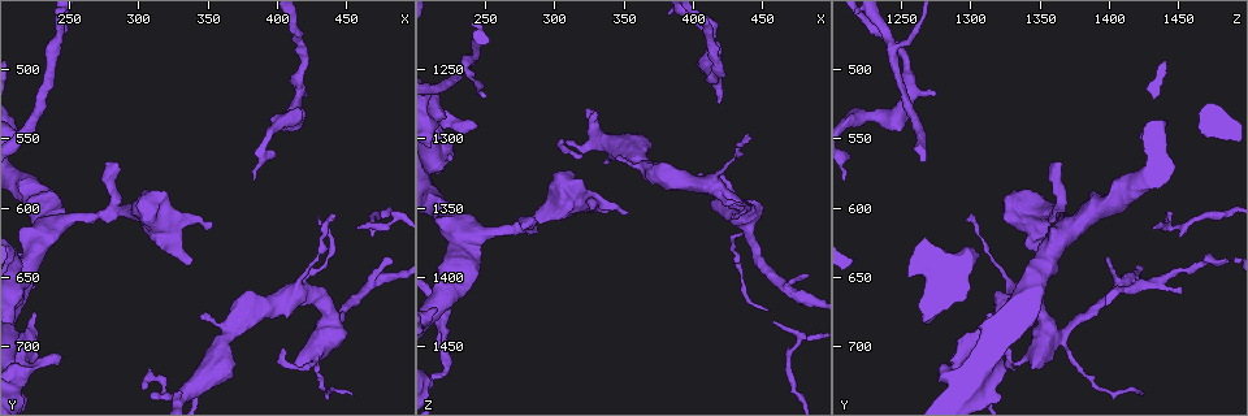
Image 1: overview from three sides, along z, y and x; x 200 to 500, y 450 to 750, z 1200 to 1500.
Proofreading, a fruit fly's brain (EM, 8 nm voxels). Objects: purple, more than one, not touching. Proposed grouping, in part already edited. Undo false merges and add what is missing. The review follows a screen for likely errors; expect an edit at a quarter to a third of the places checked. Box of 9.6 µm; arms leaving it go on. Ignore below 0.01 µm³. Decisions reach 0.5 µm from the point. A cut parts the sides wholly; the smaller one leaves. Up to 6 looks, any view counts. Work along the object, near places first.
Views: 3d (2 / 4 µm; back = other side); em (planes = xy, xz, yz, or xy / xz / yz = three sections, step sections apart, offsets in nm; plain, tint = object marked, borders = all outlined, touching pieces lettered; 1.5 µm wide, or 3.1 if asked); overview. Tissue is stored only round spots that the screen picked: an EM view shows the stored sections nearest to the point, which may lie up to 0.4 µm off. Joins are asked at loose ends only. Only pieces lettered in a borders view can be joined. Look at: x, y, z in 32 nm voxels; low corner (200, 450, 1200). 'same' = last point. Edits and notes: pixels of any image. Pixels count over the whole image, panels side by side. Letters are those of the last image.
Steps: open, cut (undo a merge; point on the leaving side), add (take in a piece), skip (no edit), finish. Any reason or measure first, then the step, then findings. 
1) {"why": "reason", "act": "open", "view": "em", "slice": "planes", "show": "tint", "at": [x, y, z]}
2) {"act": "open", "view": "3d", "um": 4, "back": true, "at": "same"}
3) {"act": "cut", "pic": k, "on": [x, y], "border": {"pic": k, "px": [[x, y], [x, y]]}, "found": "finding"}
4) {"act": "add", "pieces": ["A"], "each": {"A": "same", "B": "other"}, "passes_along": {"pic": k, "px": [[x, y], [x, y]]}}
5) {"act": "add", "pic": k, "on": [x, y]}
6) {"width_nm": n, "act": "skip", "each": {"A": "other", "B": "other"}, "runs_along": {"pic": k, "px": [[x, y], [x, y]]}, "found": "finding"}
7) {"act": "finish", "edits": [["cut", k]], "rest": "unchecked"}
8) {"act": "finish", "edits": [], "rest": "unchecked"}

{"why": "branch stops here", "act": "open", "view": "3d", "um": 4, "back": true, "at": [354, 616, 1354]}

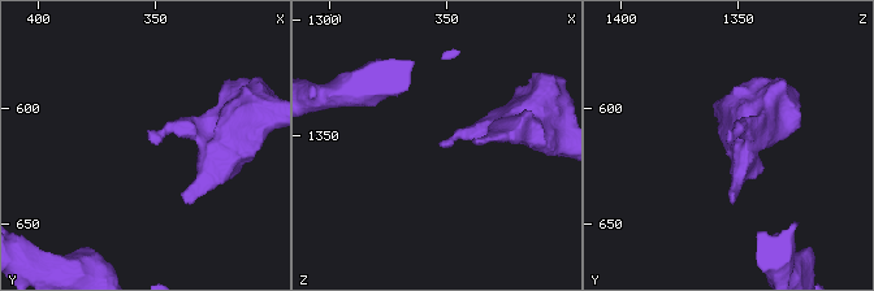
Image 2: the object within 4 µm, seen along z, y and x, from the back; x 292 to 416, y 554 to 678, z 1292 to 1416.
{"why": "need the tissue", "act": "open", "view": "em", "slice": "xz", "step": 8, "show": "tint", "at": [353, 614, 1355]}

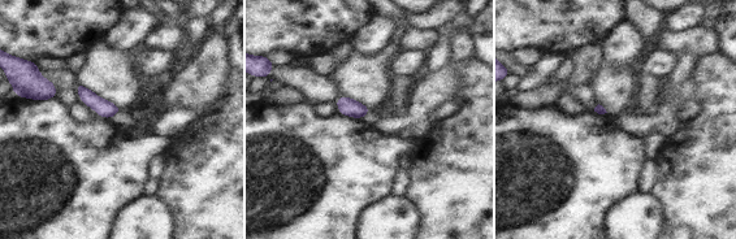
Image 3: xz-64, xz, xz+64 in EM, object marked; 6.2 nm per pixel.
{"why": "cut it another way", "act": "open", "view": "em", "slice": "planes", "show": "borders", "at": "same"}

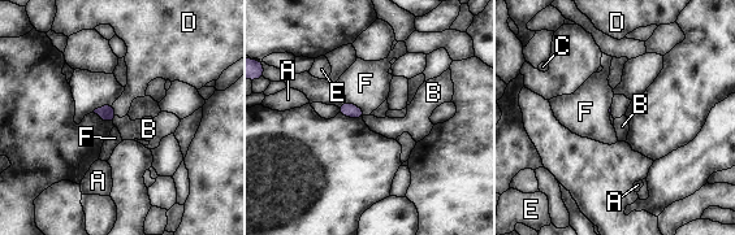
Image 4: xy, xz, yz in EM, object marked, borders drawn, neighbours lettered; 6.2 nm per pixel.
{"act": "skip", "each": {"A": "other", "B": "other", "C": "other", "D": "other", "E": "other", "F": "other"}, "border": {"pic": 4, "px": [[116, 114], [112, 121]]}, "found": "none of them fits"}

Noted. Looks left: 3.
{"why": "two arms in line, one across", "act": "open", "view": "3d", "um": 4, "at": [278, 604, 1364]}

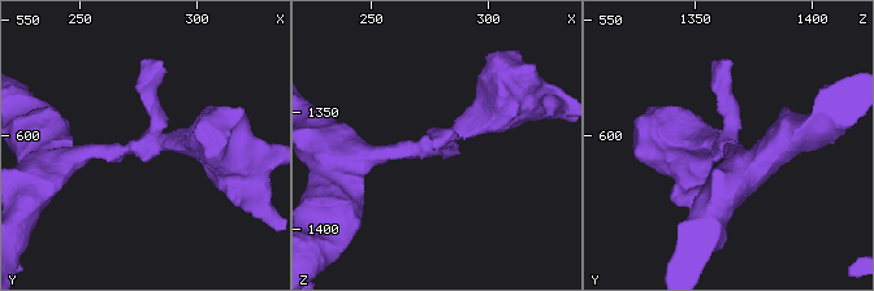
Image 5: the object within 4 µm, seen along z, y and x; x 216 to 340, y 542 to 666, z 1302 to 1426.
{"arms": 3, "arm_widths_nm": [220, 240, 340], "why": "now the EM", "act": "open", "view": "em", "slice": "xy", "step": 4, "show": "tint", "at": [278, 603, 1364]}

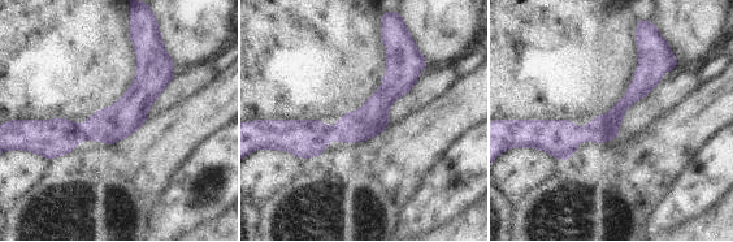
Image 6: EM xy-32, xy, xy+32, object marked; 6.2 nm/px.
{"act": "open", "view": "em", "slice": "planes", "show": "borders", "at": "same"}

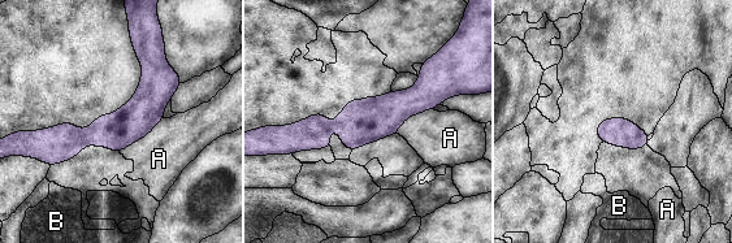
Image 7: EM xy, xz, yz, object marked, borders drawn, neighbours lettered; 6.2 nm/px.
{"longest_contact_nm": ["A", 360], "act": "skip", "each": {"A": "other", "B": "other"}, "border": {"pic": 7, "px": [[163, 117], [148, 133], [118, 151]]}, "found": "all the same neuron"}

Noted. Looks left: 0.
{"act": "finish", "edits": [], "rest": "unchecked"}

